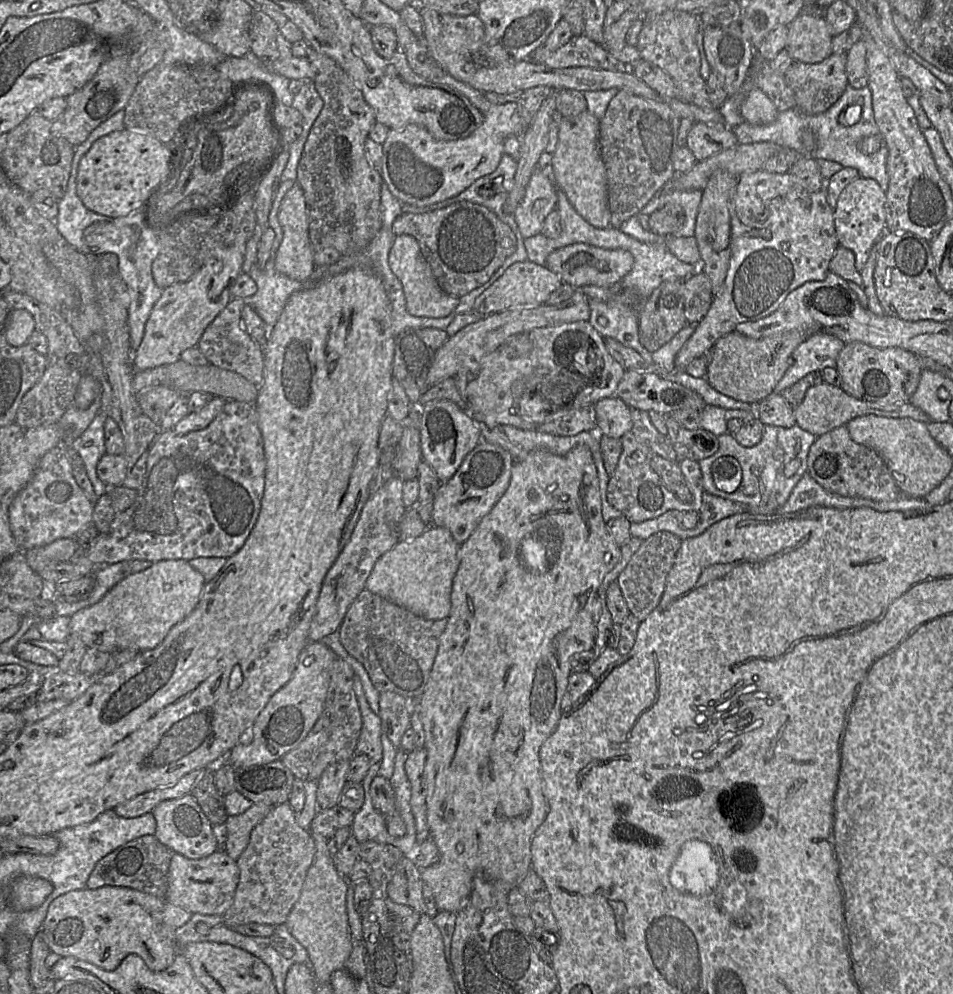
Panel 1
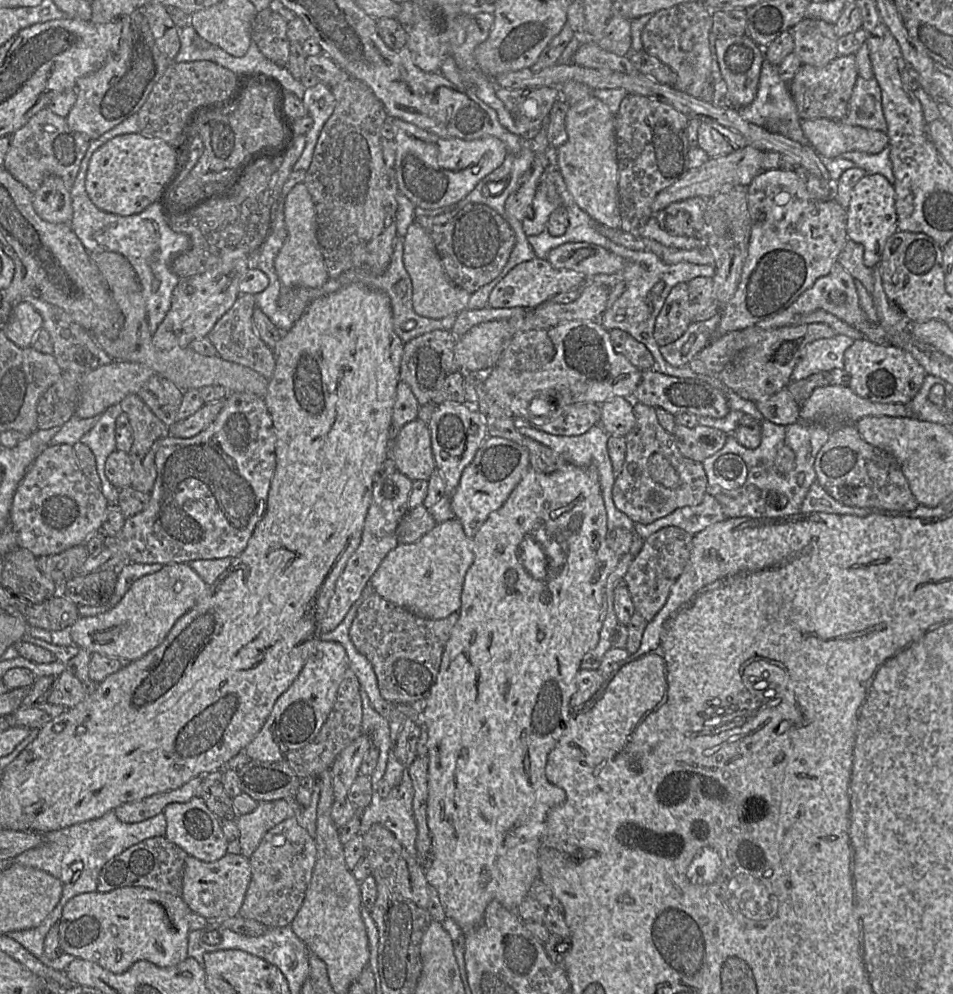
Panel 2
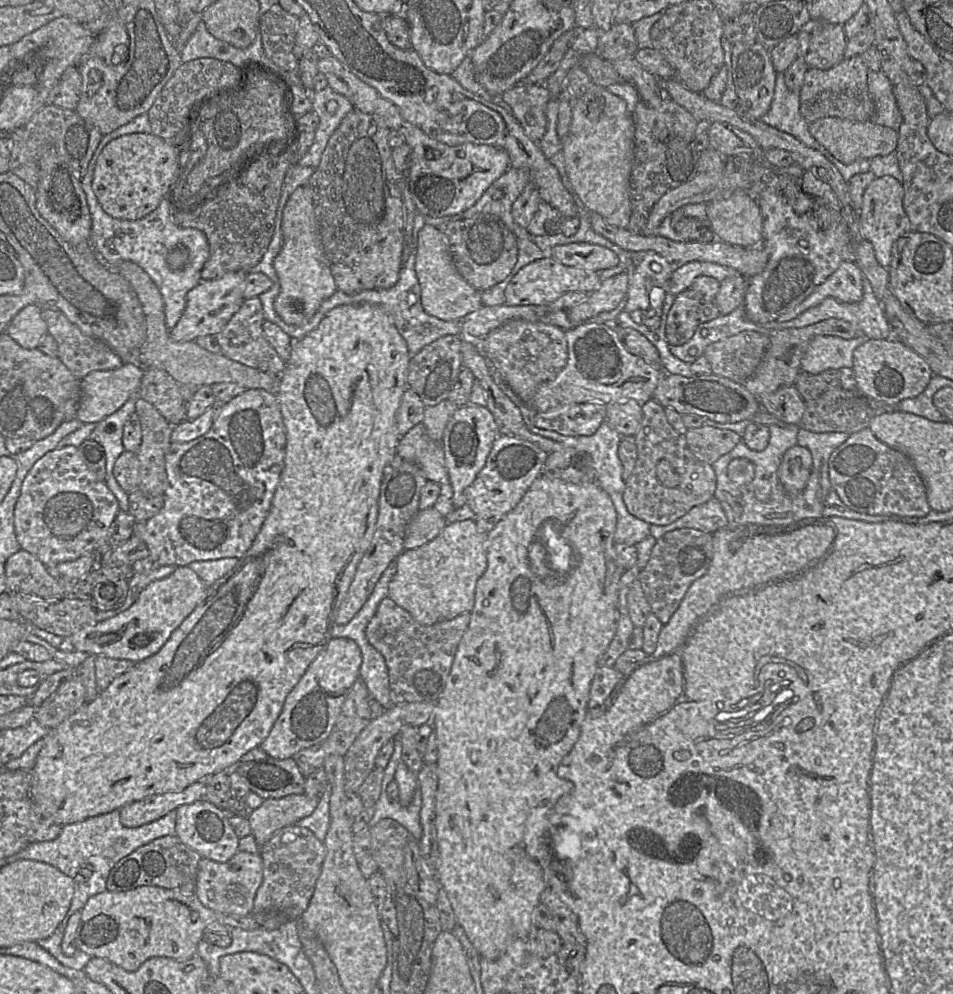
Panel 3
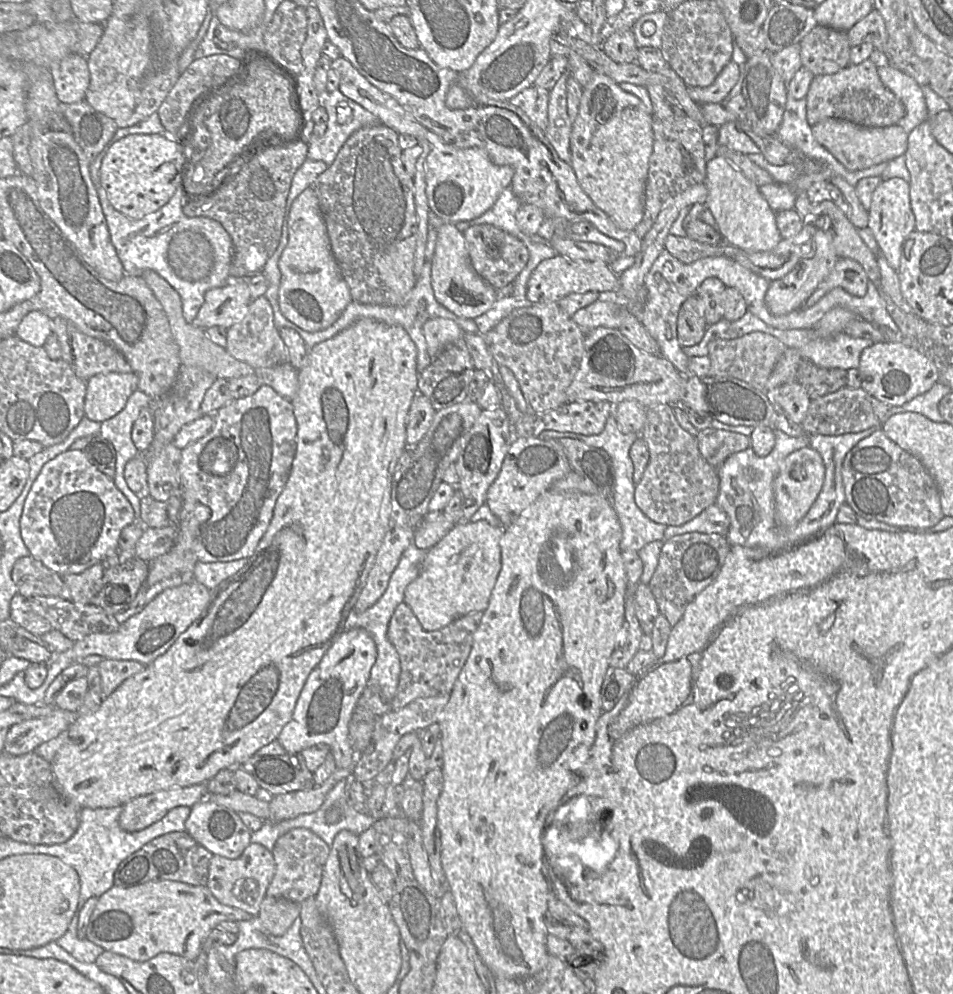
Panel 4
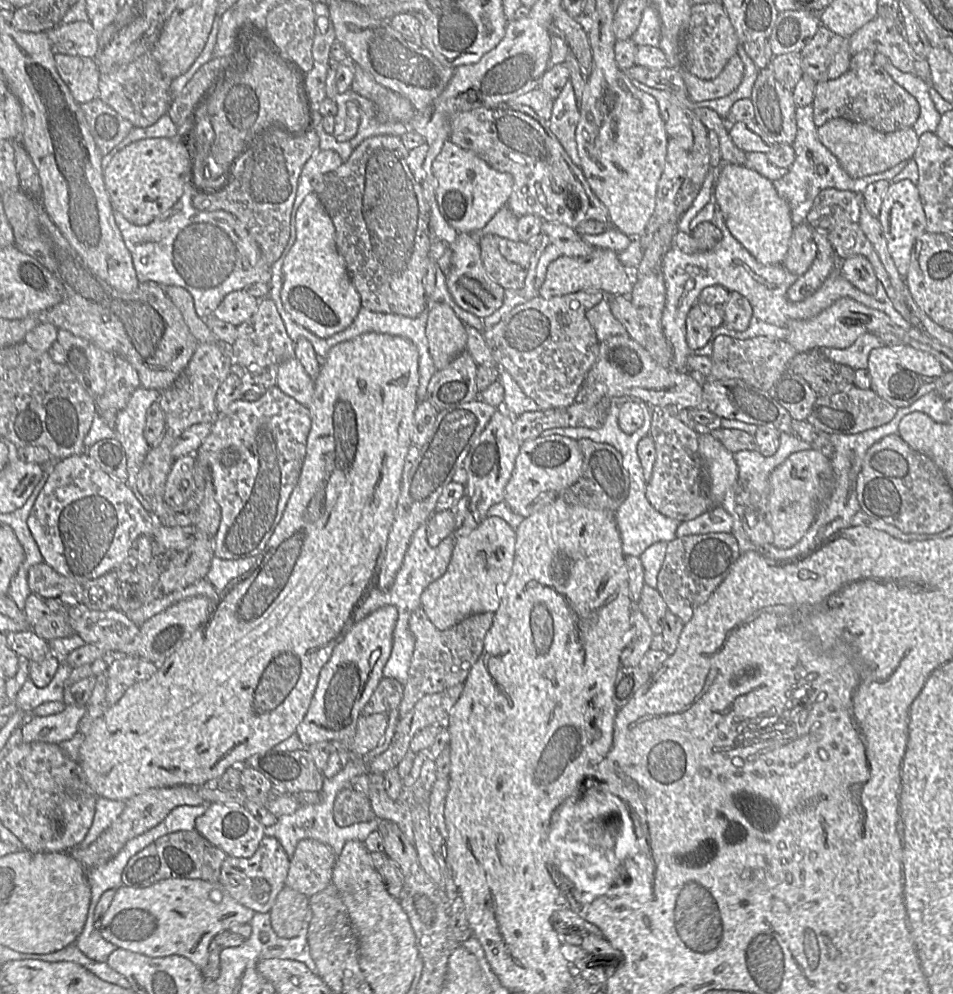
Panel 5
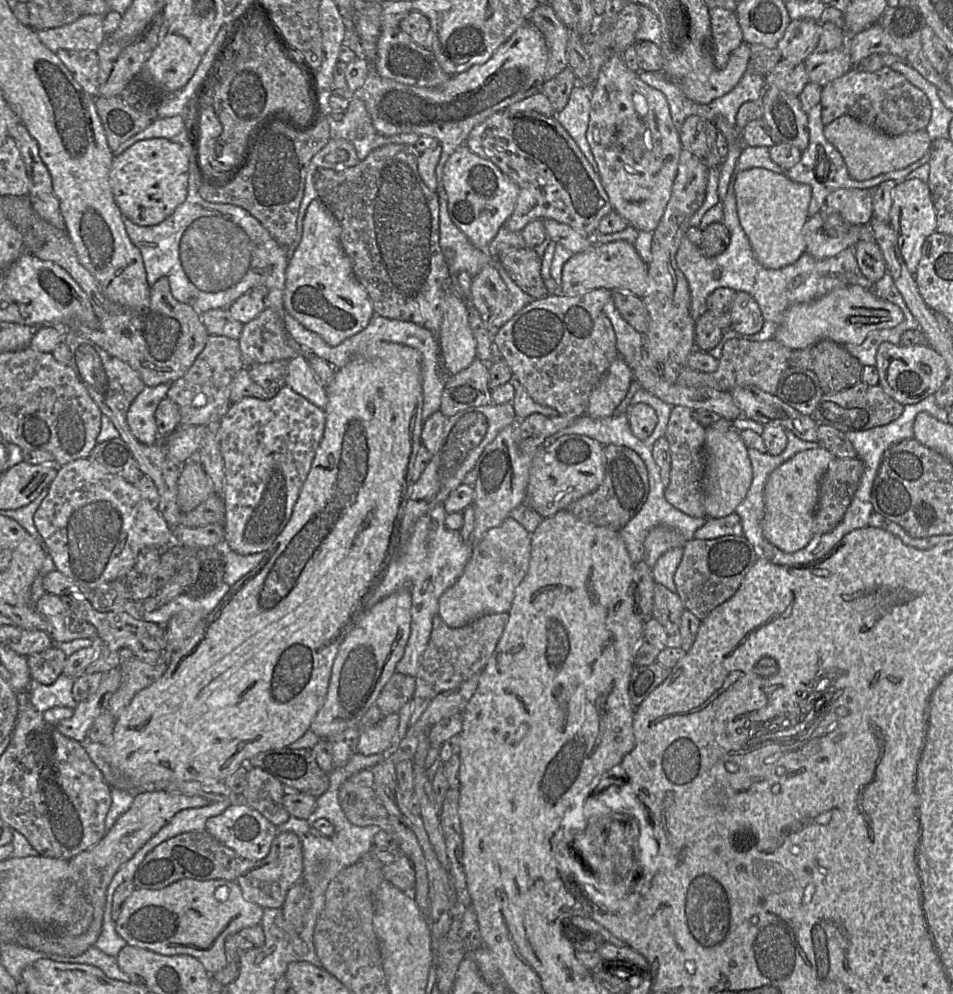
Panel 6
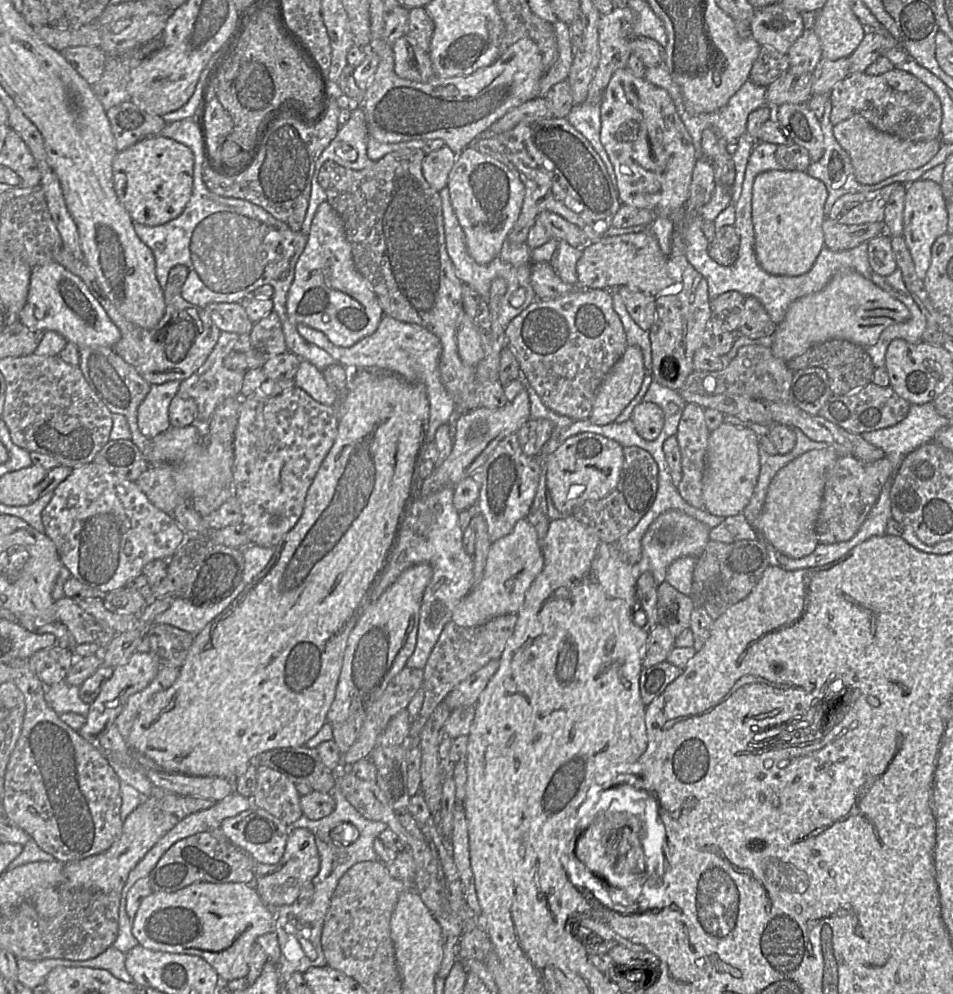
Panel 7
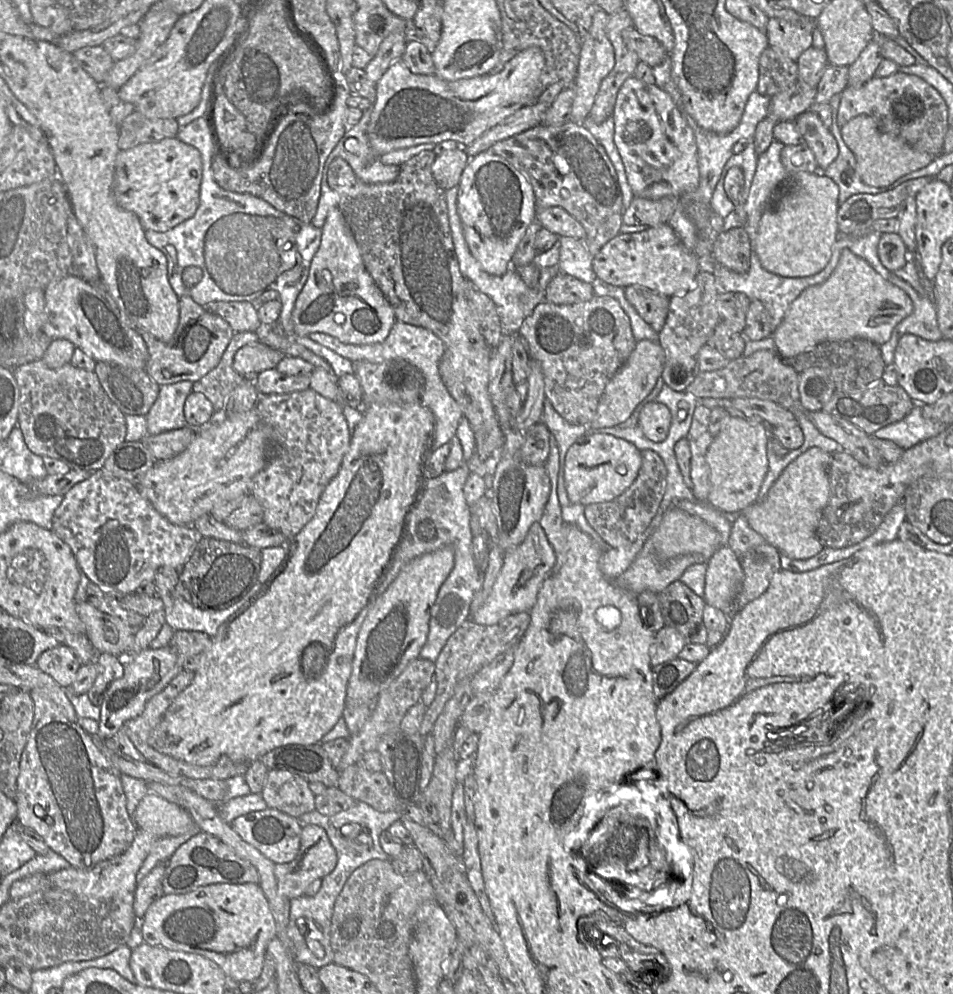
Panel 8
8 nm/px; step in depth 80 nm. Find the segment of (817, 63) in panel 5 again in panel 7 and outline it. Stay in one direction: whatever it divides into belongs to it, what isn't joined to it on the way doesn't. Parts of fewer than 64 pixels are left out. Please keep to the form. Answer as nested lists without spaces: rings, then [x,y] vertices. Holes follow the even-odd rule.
[[[849,57],[838,60],[820,60],[813,77],[813,94],[829,94],[833,87],[850,74]]]

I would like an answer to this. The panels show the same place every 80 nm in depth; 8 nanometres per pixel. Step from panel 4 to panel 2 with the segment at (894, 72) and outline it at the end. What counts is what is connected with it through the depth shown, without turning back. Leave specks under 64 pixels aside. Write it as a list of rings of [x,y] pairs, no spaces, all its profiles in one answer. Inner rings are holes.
[[[874,77],[867,80],[857,79],[848,103],[847,114],[841,121],[852,126],[886,132],[881,89]]]

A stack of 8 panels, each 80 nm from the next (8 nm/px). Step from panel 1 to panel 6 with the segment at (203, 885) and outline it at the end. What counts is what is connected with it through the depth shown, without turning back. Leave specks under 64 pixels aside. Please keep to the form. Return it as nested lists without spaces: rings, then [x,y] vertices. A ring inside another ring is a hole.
[[[282,832],[275,837],[265,858],[242,859],[239,865],[239,876],[235,881],[247,901],[258,904],[264,909],[281,908],[289,889],[302,881],[303,873],[303,849],[300,838],[293,832]]]

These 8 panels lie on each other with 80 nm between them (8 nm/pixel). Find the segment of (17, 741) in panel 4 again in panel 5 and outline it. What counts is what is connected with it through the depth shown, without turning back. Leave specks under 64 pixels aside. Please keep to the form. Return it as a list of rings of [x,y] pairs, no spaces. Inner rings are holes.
[[[68,705],[57,714],[30,715],[20,726],[25,742],[61,743],[79,732],[79,724],[86,713],[85,706]]]

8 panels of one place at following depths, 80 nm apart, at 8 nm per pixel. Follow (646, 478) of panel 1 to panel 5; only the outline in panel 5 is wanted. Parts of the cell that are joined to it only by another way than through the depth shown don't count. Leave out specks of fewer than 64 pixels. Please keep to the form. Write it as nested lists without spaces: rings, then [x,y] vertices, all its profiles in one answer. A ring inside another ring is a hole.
[[[653,407],[648,436],[652,438],[656,459],[652,476],[646,487],[646,498],[661,514],[686,522],[711,508],[706,482],[704,460],[699,449],[700,434],[679,418],[678,407]]]

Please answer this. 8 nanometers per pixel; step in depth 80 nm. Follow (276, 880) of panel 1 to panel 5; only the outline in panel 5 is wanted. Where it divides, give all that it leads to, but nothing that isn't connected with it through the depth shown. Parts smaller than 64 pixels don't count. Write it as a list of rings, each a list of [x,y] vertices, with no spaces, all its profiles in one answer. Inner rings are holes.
[[[302,839],[290,857],[286,887],[310,897],[331,883],[336,856],[332,849],[317,840]]]

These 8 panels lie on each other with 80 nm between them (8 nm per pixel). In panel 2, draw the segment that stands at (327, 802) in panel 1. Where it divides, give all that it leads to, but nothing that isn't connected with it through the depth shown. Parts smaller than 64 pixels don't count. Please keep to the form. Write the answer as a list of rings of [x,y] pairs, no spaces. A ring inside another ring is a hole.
[[[361,734],[346,747],[330,766],[335,800],[347,798],[349,789],[359,776],[364,755],[373,746],[369,737]]]

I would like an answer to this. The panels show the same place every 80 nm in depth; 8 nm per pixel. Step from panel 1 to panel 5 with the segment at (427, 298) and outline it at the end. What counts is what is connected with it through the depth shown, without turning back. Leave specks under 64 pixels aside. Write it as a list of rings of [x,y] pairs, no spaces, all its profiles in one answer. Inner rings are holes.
[[[459,233],[449,247],[452,256],[446,285],[452,299],[460,308],[479,318],[491,315],[502,306],[506,290],[496,283],[484,268],[477,234]]]

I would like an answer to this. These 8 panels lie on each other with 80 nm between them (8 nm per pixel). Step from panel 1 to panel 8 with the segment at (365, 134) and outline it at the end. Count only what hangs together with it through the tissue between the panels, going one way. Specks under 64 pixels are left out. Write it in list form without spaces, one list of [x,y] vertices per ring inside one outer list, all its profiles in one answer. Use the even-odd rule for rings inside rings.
[[[433,151],[420,152],[402,164],[396,180],[389,183],[363,182],[343,158],[334,159],[326,169],[325,176],[330,188],[339,195],[337,208],[354,235],[364,265],[390,303],[396,319],[425,328],[444,343],[445,351],[439,363],[441,379],[476,433],[477,452],[486,464],[486,475],[492,475],[505,444],[505,435],[488,391],[492,348],[482,335],[475,311],[465,296],[464,276],[455,253],[445,190],[437,185],[432,174],[436,157]]]

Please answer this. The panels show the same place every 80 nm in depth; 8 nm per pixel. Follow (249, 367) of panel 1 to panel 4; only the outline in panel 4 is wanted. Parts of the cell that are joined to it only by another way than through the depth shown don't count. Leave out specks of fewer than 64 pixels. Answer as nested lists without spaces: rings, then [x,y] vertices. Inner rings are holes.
[[[264,296],[252,299],[242,321],[227,329],[225,349],[234,358],[255,369],[268,369],[288,362],[289,351],[274,321],[273,309]]]

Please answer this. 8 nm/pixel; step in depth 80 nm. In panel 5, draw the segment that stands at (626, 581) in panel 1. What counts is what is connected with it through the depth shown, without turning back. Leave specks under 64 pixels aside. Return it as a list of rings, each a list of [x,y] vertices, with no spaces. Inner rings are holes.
[[[731,533],[687,535],[668,542],[656,585],[668,611],[687,623],[694,610],[704,604],[724,581],[742,552]]]

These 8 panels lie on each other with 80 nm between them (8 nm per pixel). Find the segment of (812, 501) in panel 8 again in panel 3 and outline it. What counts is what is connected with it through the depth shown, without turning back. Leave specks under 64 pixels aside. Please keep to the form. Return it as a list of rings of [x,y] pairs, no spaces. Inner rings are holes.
[[[799,445],[789,448],[783,455],[778,469],[778,477],[784,489],[790,494],[798,494],[805,488],[812,467],[811,452]]]

